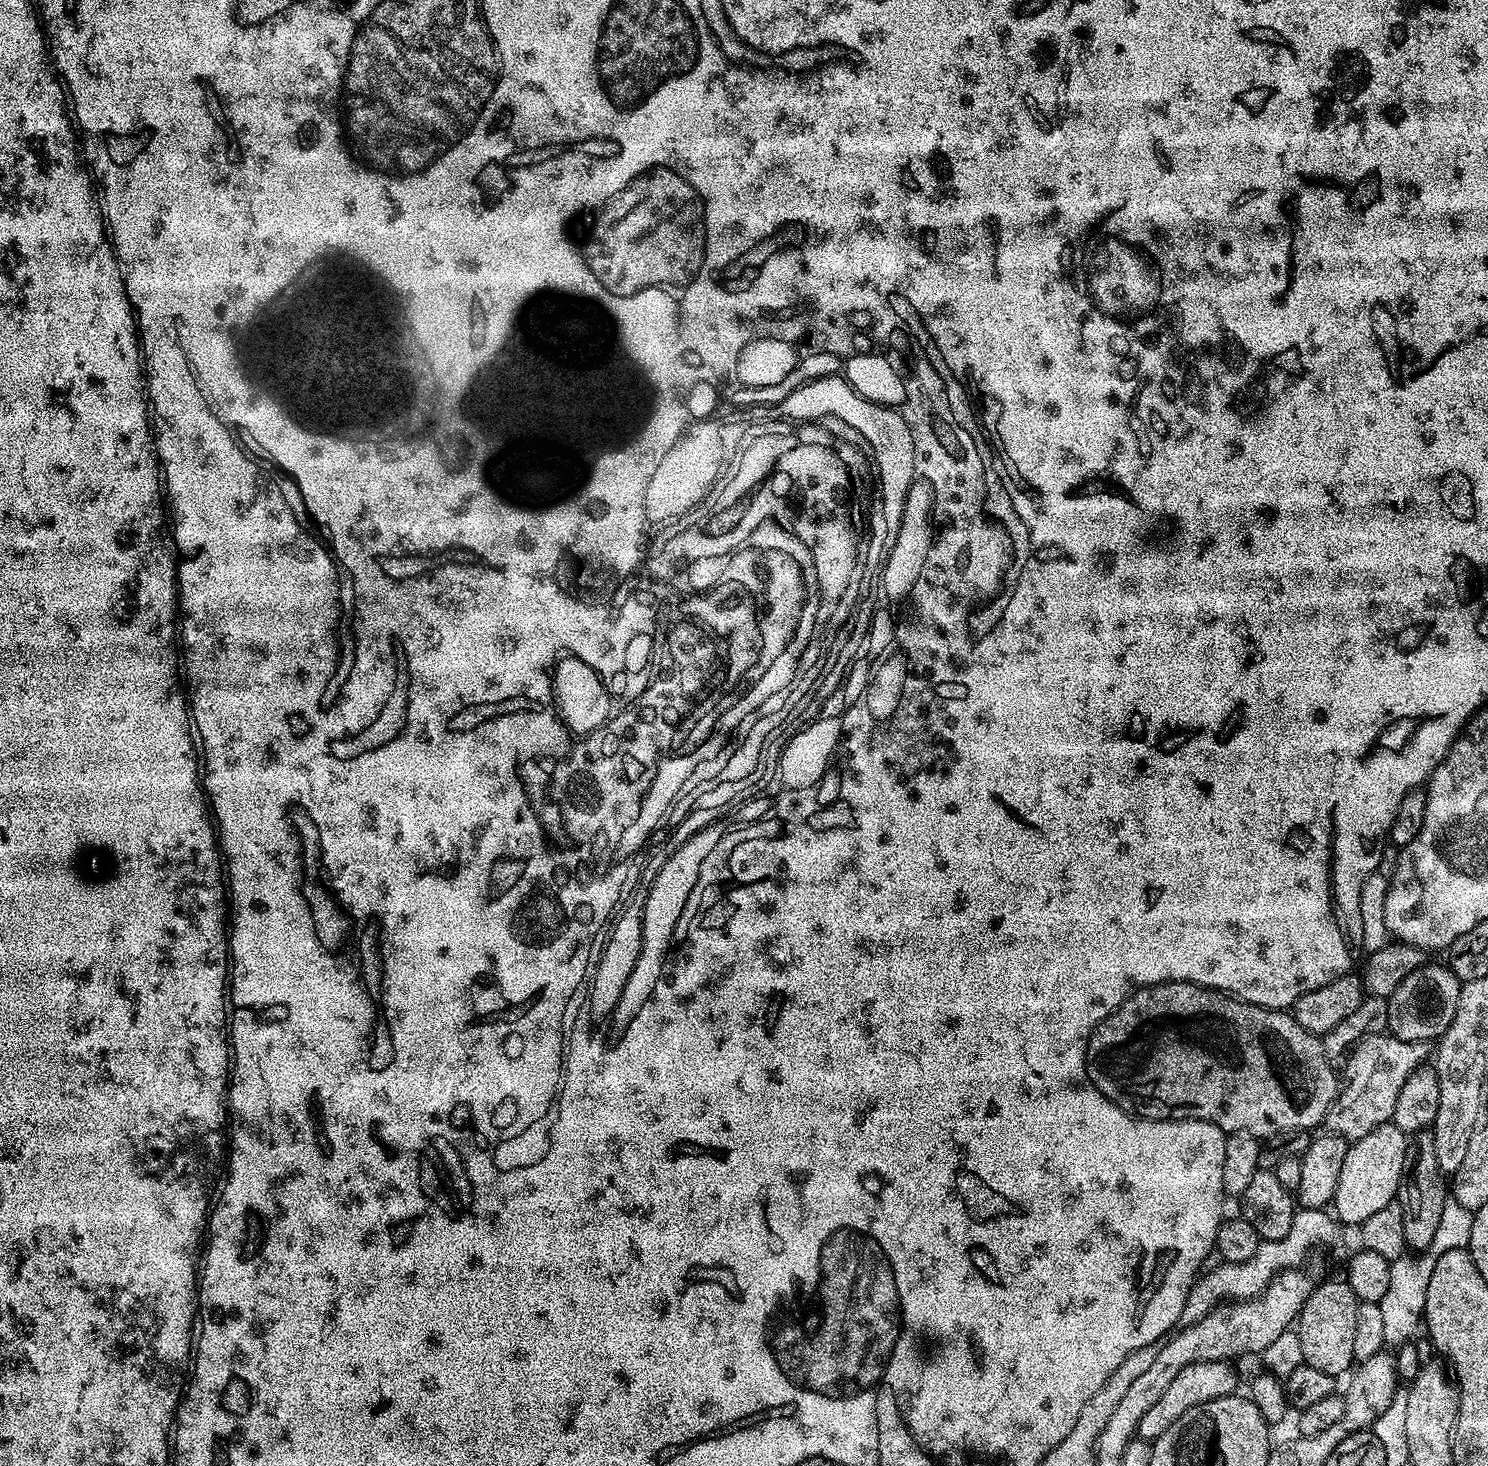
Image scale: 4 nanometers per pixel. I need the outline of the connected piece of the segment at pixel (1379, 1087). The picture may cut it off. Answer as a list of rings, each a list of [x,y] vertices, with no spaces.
[[[1369,1034],[1356,1045],[1348,1064],[1348,1080],[1343,1081],[1340,1095],[1328,1111],[1326,1128],[1328,1132],[1337,1132],[1351,1142],[1366,1138],[1370,1130],[1389,1123],[1394,1108],[1398,1106],[1398,1096],[1402,1086],[1414,1075],[1416,1069],[1430,1056],[1430,1044],[1427,1040],[1406,1042],[1391,1034]]]

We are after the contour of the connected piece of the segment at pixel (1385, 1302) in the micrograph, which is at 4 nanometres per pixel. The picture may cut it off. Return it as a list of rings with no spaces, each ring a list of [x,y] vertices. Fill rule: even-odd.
[[[1449,1196],[1443,1207],[1441,1221],[1438,1222],[1437,1233],[1434,1234],[1434,1242],[1431,1243],[1429,1254],[1417,1258],[1403,1256],[1392,1261],[1389,1289],[1378,1303],[1382,1311],[1382,1322],[1385,1323],[1384,1342],[1387,1347],[1397,1348],[1416,1338],[1414,1336],[1418,1330],[1420,1331],[1423,1323],[1426,1287],[1429,1285],[1436,1257],[1444,1254],[1446,1250],[1467,1249],[1472,1229],[1472,1217],[1471,1209],[1462,1206],[1460,1202]]]

